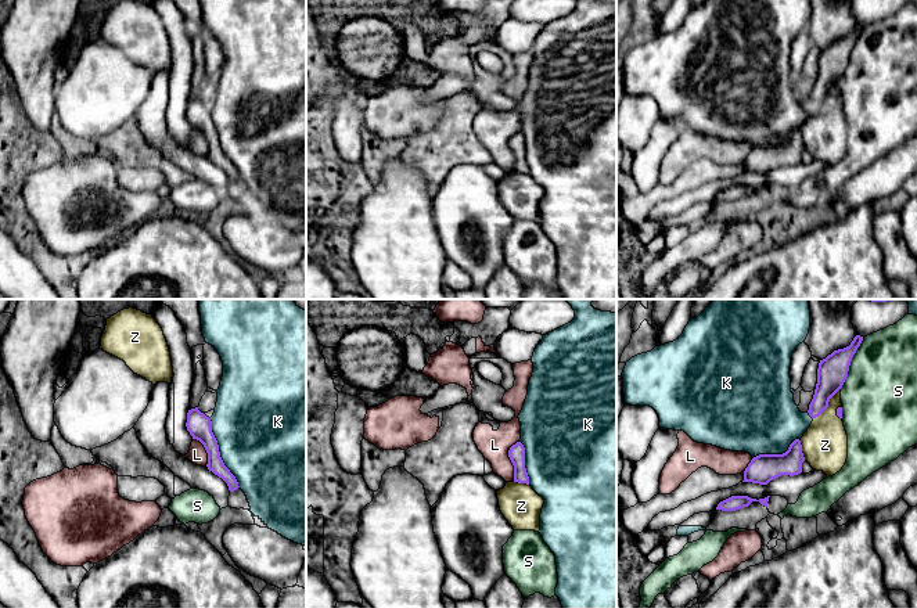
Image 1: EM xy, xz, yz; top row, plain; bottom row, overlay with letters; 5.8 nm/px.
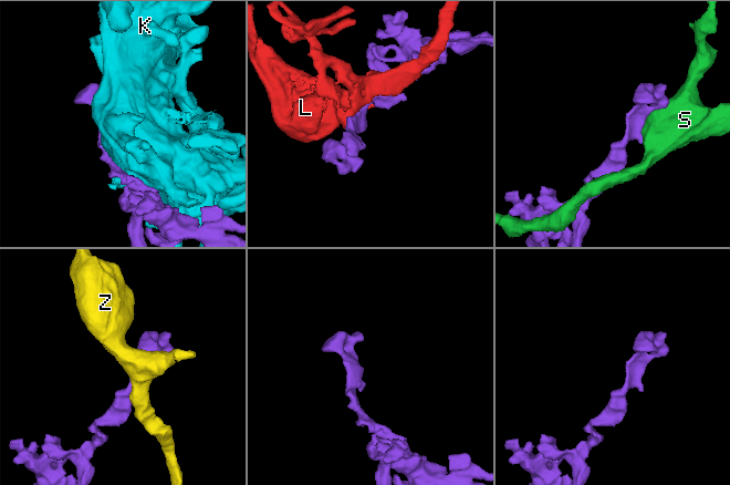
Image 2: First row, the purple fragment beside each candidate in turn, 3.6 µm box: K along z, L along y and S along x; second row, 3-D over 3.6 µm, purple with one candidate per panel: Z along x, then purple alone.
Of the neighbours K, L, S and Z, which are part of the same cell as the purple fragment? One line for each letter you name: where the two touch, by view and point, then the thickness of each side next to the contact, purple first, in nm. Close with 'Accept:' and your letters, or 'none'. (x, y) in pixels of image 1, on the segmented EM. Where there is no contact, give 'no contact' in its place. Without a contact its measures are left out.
Accept: none

